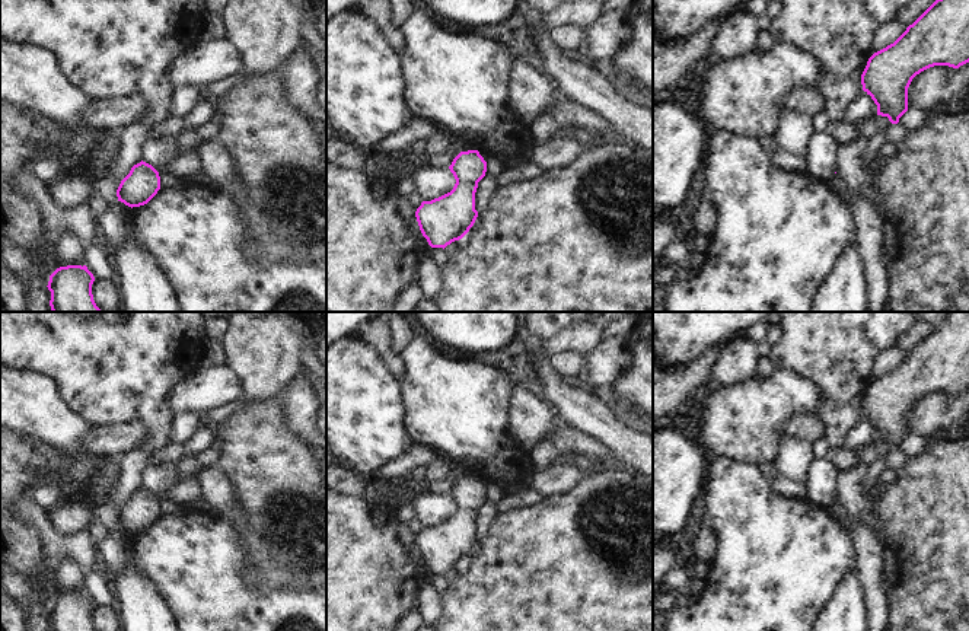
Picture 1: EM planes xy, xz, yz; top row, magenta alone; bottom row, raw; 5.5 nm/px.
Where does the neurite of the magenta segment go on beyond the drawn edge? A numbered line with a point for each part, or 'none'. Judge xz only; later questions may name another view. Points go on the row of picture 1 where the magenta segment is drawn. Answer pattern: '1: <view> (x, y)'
none

